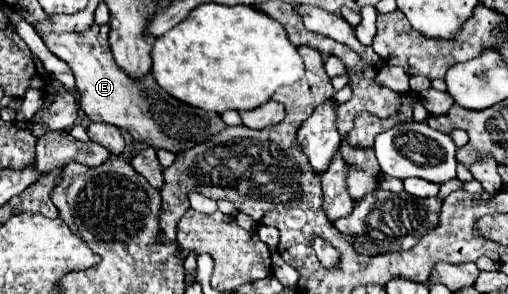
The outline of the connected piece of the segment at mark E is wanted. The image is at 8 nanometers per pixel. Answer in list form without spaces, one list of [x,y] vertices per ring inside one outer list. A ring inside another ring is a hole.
[[[109,23],[89,27],[83,33],[45,33],[41,35],[43,43],[49,47],[53,55],[63,59],[73,71],[77,91],[81,95],[79,105],[87,113],[91,121],[111,123],[119,129],[129,131],[129,135],[137,141],[151,145],[153,149],[167,149],[173,153],[181,153],[191,149],[193,145],[203,143],[211,135],[217,135],[225,129],[225,123],[217,113],[205,113],[201,109],[189,107],[185,103],[177,103],[171,95],[165,95],[161,87],[157,87],[153,75],[141,83],[133,83],[119,67],[113,63],[113,55],[107,43]]]

